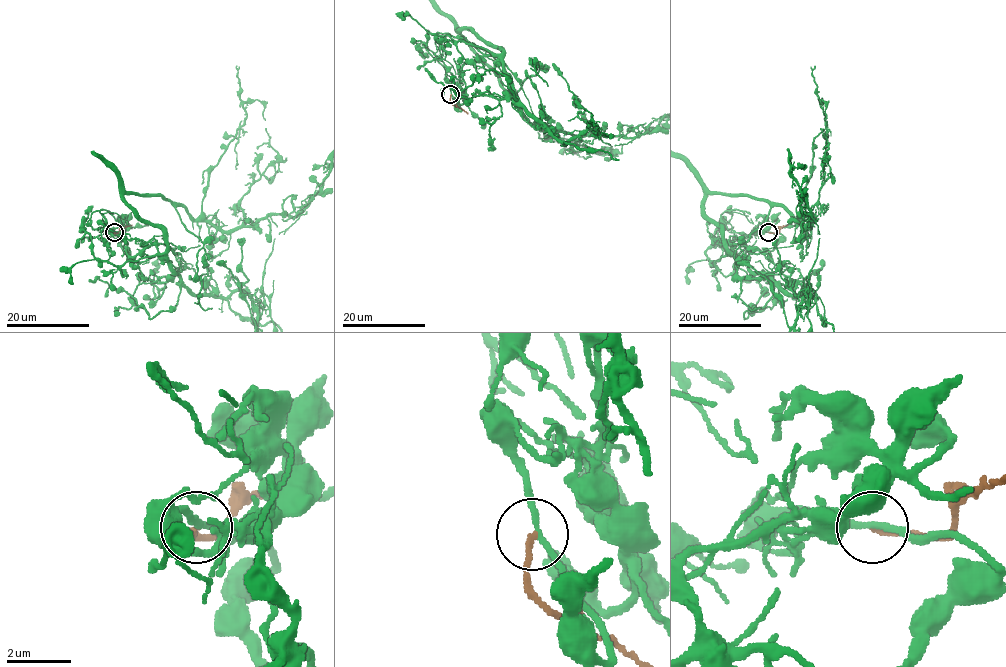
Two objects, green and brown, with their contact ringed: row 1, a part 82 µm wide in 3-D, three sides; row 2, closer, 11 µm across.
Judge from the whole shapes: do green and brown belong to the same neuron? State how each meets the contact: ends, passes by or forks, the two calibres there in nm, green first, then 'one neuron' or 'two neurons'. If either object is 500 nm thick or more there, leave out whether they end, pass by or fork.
green passes by; brown ends there; 190 nm thick on the green side, 160 nm on the other; two neurons

